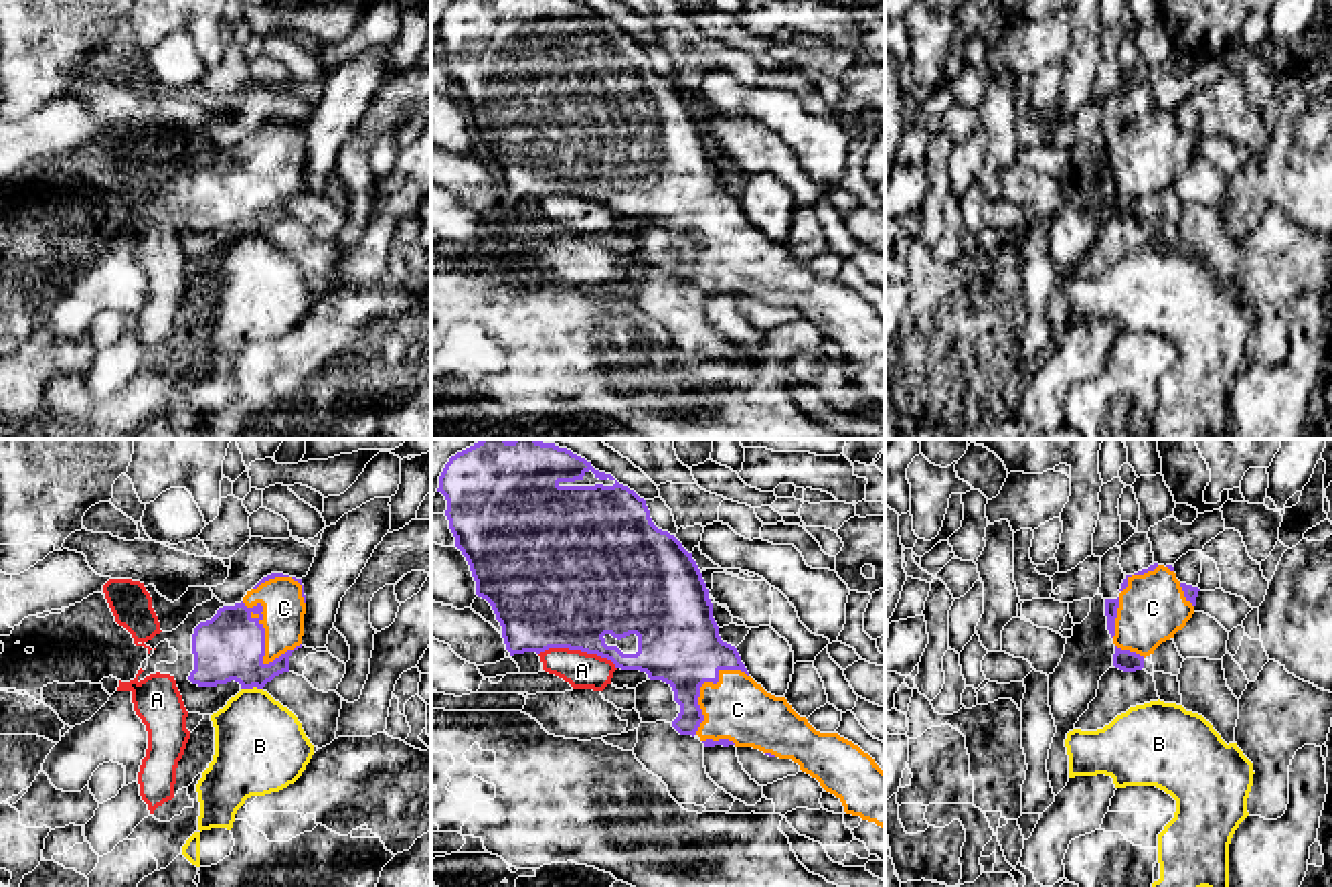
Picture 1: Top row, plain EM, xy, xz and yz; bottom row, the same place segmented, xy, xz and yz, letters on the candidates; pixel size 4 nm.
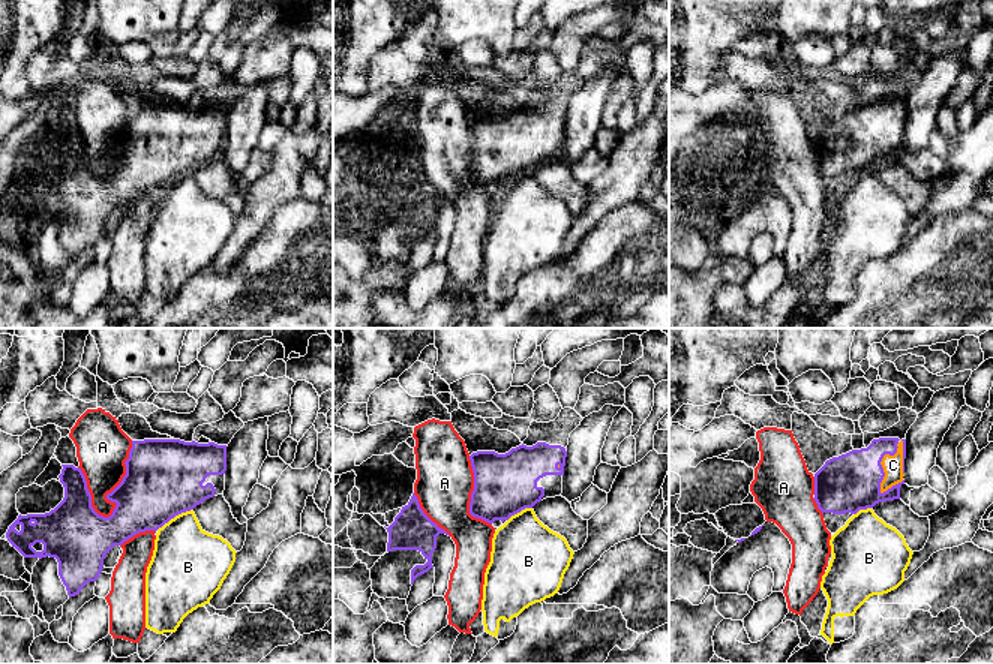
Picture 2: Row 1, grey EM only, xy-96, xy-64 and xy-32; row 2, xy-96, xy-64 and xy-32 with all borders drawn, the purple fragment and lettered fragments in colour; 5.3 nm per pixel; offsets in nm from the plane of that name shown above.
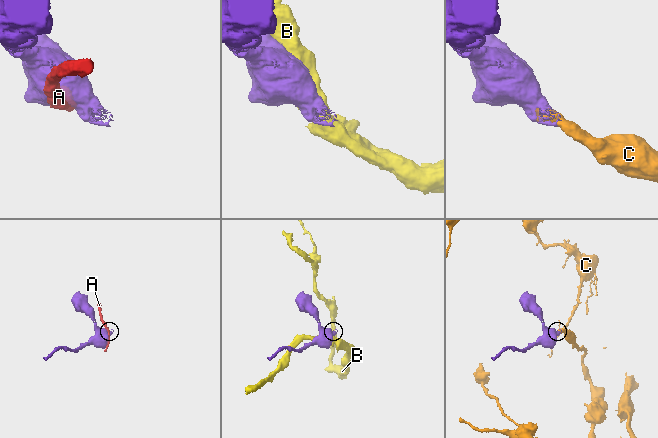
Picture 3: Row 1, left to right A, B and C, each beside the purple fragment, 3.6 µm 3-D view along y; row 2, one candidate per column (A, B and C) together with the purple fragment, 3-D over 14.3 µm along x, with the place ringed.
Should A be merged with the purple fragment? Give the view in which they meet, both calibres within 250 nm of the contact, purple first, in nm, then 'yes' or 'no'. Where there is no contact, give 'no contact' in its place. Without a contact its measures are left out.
meets purple in xz; 480 nm thick on the purple side, 140 nm on the other; no

